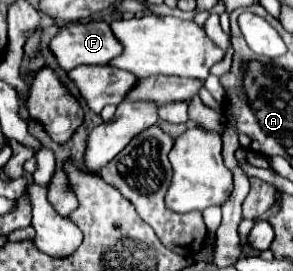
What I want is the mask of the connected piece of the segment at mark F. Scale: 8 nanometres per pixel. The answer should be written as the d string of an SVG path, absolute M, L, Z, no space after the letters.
M88 20L62 28L52 38L50 50L58 64L70 72L80 64L108 64L124 48L104 20Z

